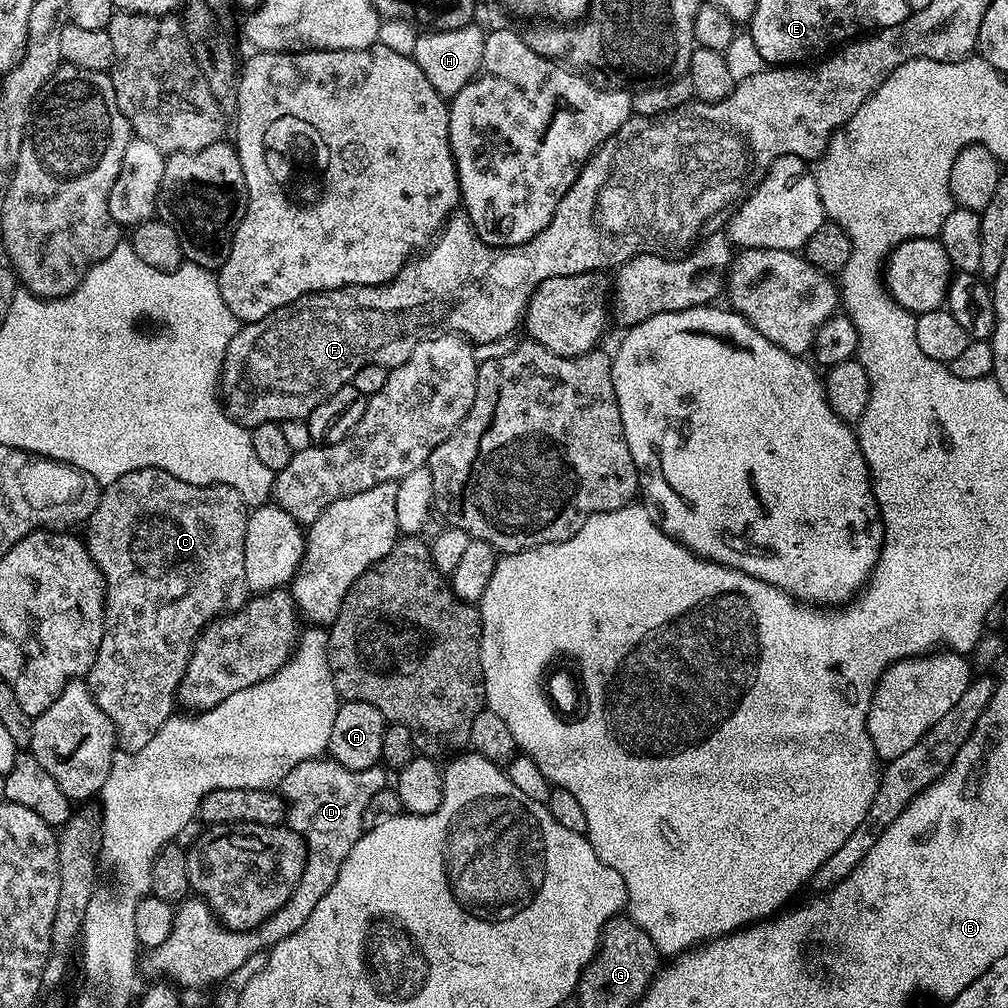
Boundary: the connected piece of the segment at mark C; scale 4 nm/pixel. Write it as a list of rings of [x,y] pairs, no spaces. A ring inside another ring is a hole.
[[[139,468],[122,478],[118,482],[107,485],[100,493],[100,501],[90,514],[87,521],[88,536],[86,543],[90,558],[98,566],[98,570],[104,575],[104,591],[106,593],[106,603],[104,605],[104,637],[100,643],[98,654],[94,658],[94,666],[88,672],[86,683],[92,692],[92,697],[102,706],[106,718],[116,728],[116,739],[119,747],[126,752],[137,752],[158,734],[158,730],[164,725],[172,715],[178,704],[178,693],[180,683],[186,674],[186,666],[190,662],[192,648],[196,644],[200,633],[217,619],[221,613],[231,614],[237,608],[243,608],[250,599],[248,583],[246,582],[246,526],[250,509],[244,503],[242,494],[225,484],[191,484],[182,482],[182,478],[174,478],[174,474],[164,471],[163,468]]]

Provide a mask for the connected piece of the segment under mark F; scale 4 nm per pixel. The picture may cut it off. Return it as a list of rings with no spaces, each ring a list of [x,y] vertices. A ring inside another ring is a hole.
[[[573,184],[571,190],[562,198],[562,202],[548,226],[543,228],[530,242],[519,244],[513,248],[494,248],[486,242],[482,242],[482,238],[478,238],[478,234],[467,215],[453,214],[448,217],[448,223],[444,225],[431,247],[405,264],[403,270],[397,274],[396,279],[391,284],[351,284],[345,288],[335,288],[329,292],[313,292],[303,296],[301,300],[295,300],[278,310],[274,310],[274,314],[270,314],[258,322],[244,324],[237,331],[236,337],[230,342],[224,359],[220,391],[225,412],[231,420],[236,420],[249,430],[257,428],[260,424],[280,424],[285,420],[304,420],[322,401],[333,396],[338,389],[351,384],[354,374],[358,374],[358,370],[362,370],[364,364],[380,364],[389,370],[397,368],[402,362],[406,362],[406,358],[410,358],[416,343],[419,340],[427,340],[430,334],[455,332],[471,340],[473,345],[501,340],[506,335],[505,329],[488,328],[488,312],[492,316],[513,316],[516,322],[523,321],[524,313],[528,311],[528,303],[538,290],[538,286],[542,286],[542,282],[546,282],[546,278],[608,270],[611,269],[611,264],[619,266],[634,259],[633,252],[624,252],[624,248],[620,248],[620,236],[616,236],[616,228],[612,228],[612,220],[604,220],[604,224],[596,224],[596,204],[604,204],[604,200],[600,200],[600,188],[579,188],[579,186]]]

